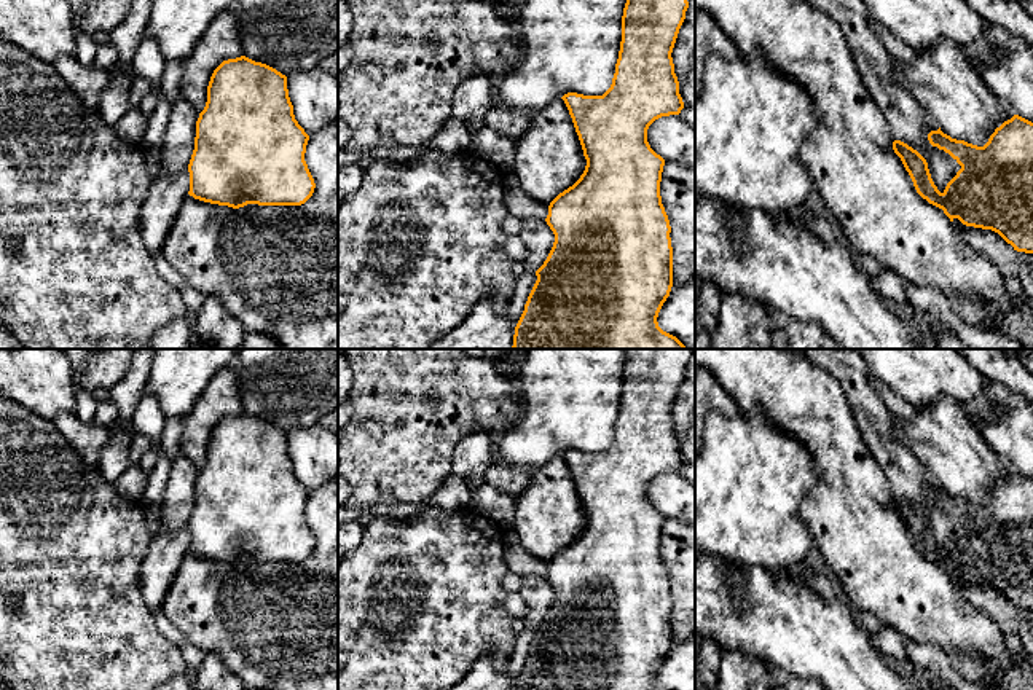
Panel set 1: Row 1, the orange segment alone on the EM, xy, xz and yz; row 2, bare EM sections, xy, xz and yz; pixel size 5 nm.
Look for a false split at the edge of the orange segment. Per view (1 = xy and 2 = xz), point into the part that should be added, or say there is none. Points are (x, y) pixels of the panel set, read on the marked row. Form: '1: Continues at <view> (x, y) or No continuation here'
1: No continuation here
2: No continuation here

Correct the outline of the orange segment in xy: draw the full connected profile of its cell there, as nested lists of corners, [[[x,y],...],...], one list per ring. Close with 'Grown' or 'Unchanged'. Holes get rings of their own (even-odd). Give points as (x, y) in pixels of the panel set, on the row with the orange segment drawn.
[[[245,56],[223,61],[212,73],[207,102],[196,121],[194,150],[188,164],[190,191],[194,199],[228,206],[301,206],[314,193],[316,183],[304,161],[309,135],[298,124],[289,97],[287,76]]]. Unchanged

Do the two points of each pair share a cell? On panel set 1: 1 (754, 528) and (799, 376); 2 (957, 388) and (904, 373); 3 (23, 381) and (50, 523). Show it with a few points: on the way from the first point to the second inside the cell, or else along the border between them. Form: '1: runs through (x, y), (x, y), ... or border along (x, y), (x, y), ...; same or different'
1: border along (751, 411), (794, 435), (812, 456); different
2: runs through (944, 375), (917, 373); same
3: border along (16, 402), (51, 421); different

